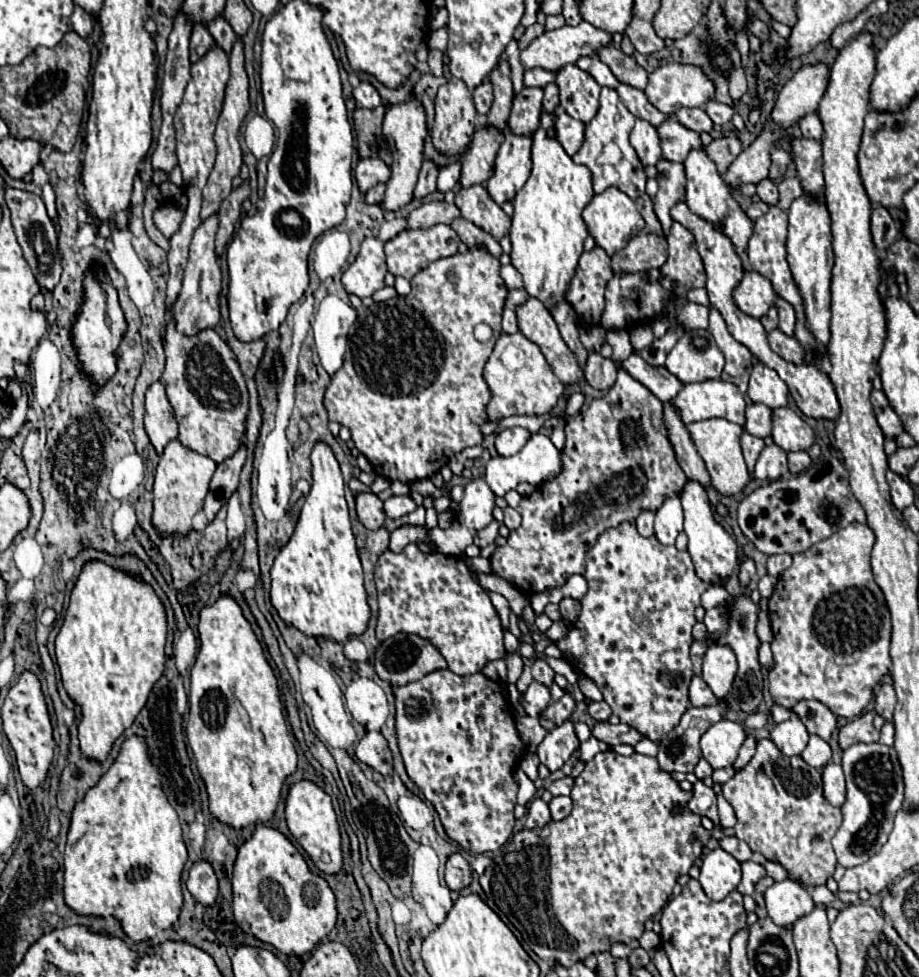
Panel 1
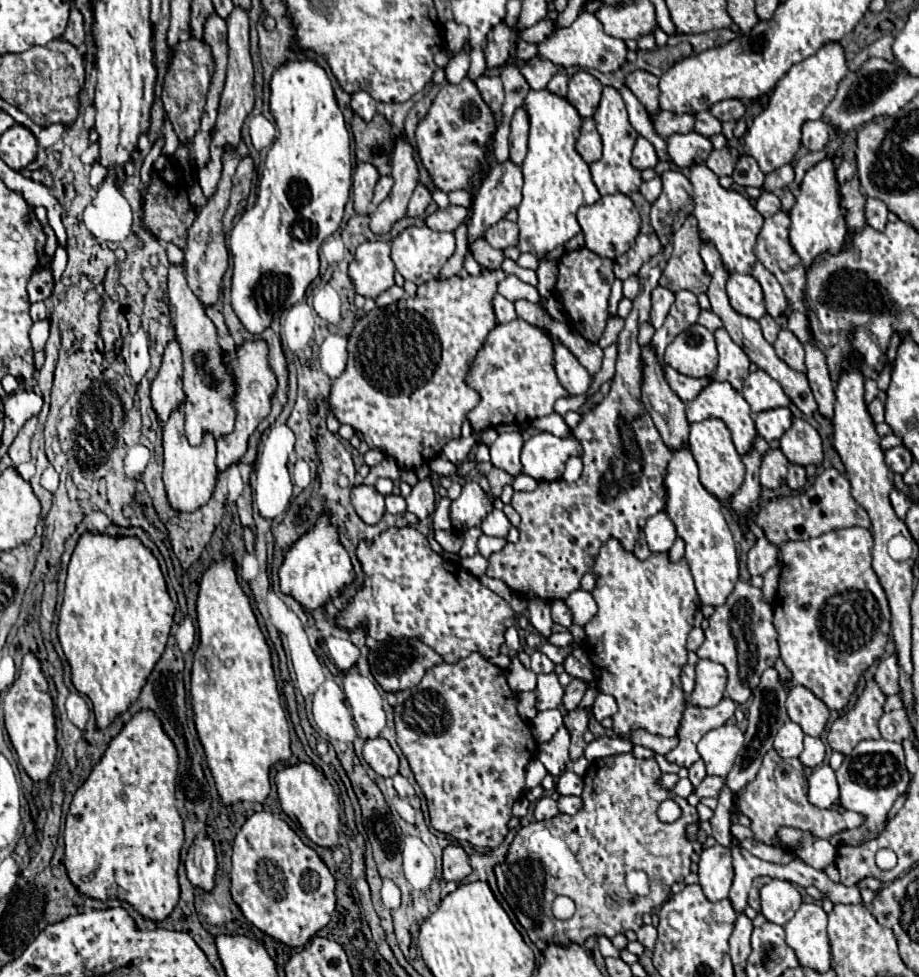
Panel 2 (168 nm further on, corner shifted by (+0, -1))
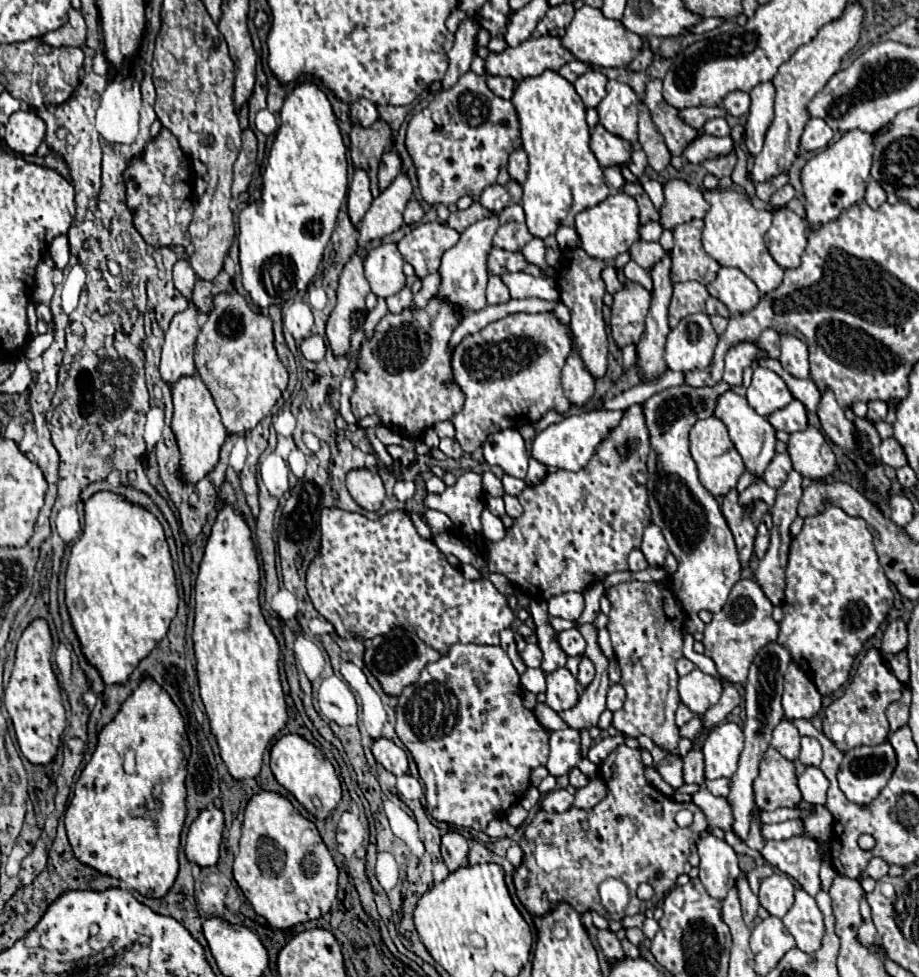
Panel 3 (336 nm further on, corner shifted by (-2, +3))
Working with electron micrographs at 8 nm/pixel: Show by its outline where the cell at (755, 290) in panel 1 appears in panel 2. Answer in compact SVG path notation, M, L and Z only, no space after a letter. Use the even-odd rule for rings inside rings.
M732 272L726 282L726 294L730 300L730 306L748 318L760 320L766 314L764 308L764 296L760 284L748 276L748 274L736 274Z

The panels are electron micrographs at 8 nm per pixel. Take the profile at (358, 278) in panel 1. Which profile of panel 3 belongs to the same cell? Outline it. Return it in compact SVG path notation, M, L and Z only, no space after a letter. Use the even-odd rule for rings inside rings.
M380 244L372 248L364 258L364 272L366 280L372 286L372 294L380 298L388 298L404 286L404 272L402 272L404 260L400 258L400 252L396 244Z

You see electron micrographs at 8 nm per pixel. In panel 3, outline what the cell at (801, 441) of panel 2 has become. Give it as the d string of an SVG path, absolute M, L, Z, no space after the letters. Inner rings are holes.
M814 426L790 434L788 454L792 458L794 470L810 480L826 478L836 470L834 452L830 450L822 432Z

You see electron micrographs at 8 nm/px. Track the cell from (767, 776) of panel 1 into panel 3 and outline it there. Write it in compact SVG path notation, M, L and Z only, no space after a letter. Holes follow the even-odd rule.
M768 748L764 754L760 774L754 780L754 796L756 808L766 812L800 806L802 794L798 788L796 768L774 748Z

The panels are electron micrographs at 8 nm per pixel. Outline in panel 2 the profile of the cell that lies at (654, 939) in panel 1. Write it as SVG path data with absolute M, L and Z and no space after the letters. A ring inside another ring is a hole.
M642 926L636 934L638 934L640 944L644 944L648 950L654 948L654 944L656 944L656 928L654 926Z

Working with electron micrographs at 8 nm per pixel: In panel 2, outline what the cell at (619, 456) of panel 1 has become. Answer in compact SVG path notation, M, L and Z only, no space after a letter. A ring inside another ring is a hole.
M664 172L662 194L650 210L650 222L662 242L662 252L646 262L638 272L640 292L634 298L634 308L626 318L624 330L618 334L616 374L610 384L610 394L586 412L580 424L572 430L584 448L582 476L576 482L538 482L536 490L516 492L512 496L510 504L522 516L518 526L520 540L516 544L506 544L500 552L494 552L488 558L486 574L504 580L514 594L526 600L566 600L580 588L582 576L594 568L594 558L598 556L602 542L616 538L624 550L632 552L640 536L640 528L648 518L662 512L666 506L664 476L670 450L662 442L640 400L642 362L636 336L638 326L648 320L650 294L654 286L658 286L658 278L672 254L672 234L692 212L694 190L690 180L682 172Z

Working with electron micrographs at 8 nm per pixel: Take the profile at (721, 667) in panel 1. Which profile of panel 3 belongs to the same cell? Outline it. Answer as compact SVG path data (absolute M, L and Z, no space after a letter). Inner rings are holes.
M692 670L692 674L680 678L678 692L682 702L694 712L704 714L708 706L714 706L722 694L722 682L710 674L704 674L702 670Z

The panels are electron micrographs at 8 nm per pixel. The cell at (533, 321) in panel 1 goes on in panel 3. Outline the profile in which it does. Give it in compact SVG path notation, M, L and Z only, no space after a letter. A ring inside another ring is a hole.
M574 352L568 356L562 368L562 388L566 398L578 408L582 408L594 394L594 378L586 370L582 358Z

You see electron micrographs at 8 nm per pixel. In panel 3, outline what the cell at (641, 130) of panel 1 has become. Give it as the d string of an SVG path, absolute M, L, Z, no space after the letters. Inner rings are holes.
M636 148L634 152L632 152L632 158L630 158L630 164L628 164L628 168L632 170L632 174L636 174L638 178L644 174L644 168L648 166L648 158L646 158L646 154L644 154L644 150L640 150L640 148Z

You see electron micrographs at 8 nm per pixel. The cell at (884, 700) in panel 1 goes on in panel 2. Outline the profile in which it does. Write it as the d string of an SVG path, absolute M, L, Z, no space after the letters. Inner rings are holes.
M896 654L882 658L878 662L874 678L886 696L892 696L898 692L898 674L900 674L900 670L898 670L898 656Z

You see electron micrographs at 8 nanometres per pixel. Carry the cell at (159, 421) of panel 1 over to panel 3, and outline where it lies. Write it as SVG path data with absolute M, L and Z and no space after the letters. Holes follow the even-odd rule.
M190 304L184 312L176 314L166 332L162 346L160 376L166 384L176 384L178 378L190 376L194 372L194 344L200 332L198 328L198 310Z

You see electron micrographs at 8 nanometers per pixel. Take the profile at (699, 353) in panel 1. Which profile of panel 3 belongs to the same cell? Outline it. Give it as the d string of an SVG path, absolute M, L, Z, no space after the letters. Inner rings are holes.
M690 314L670 330L666 342L666 364L674 372L704 370L712 362L718 334L706 314Z

